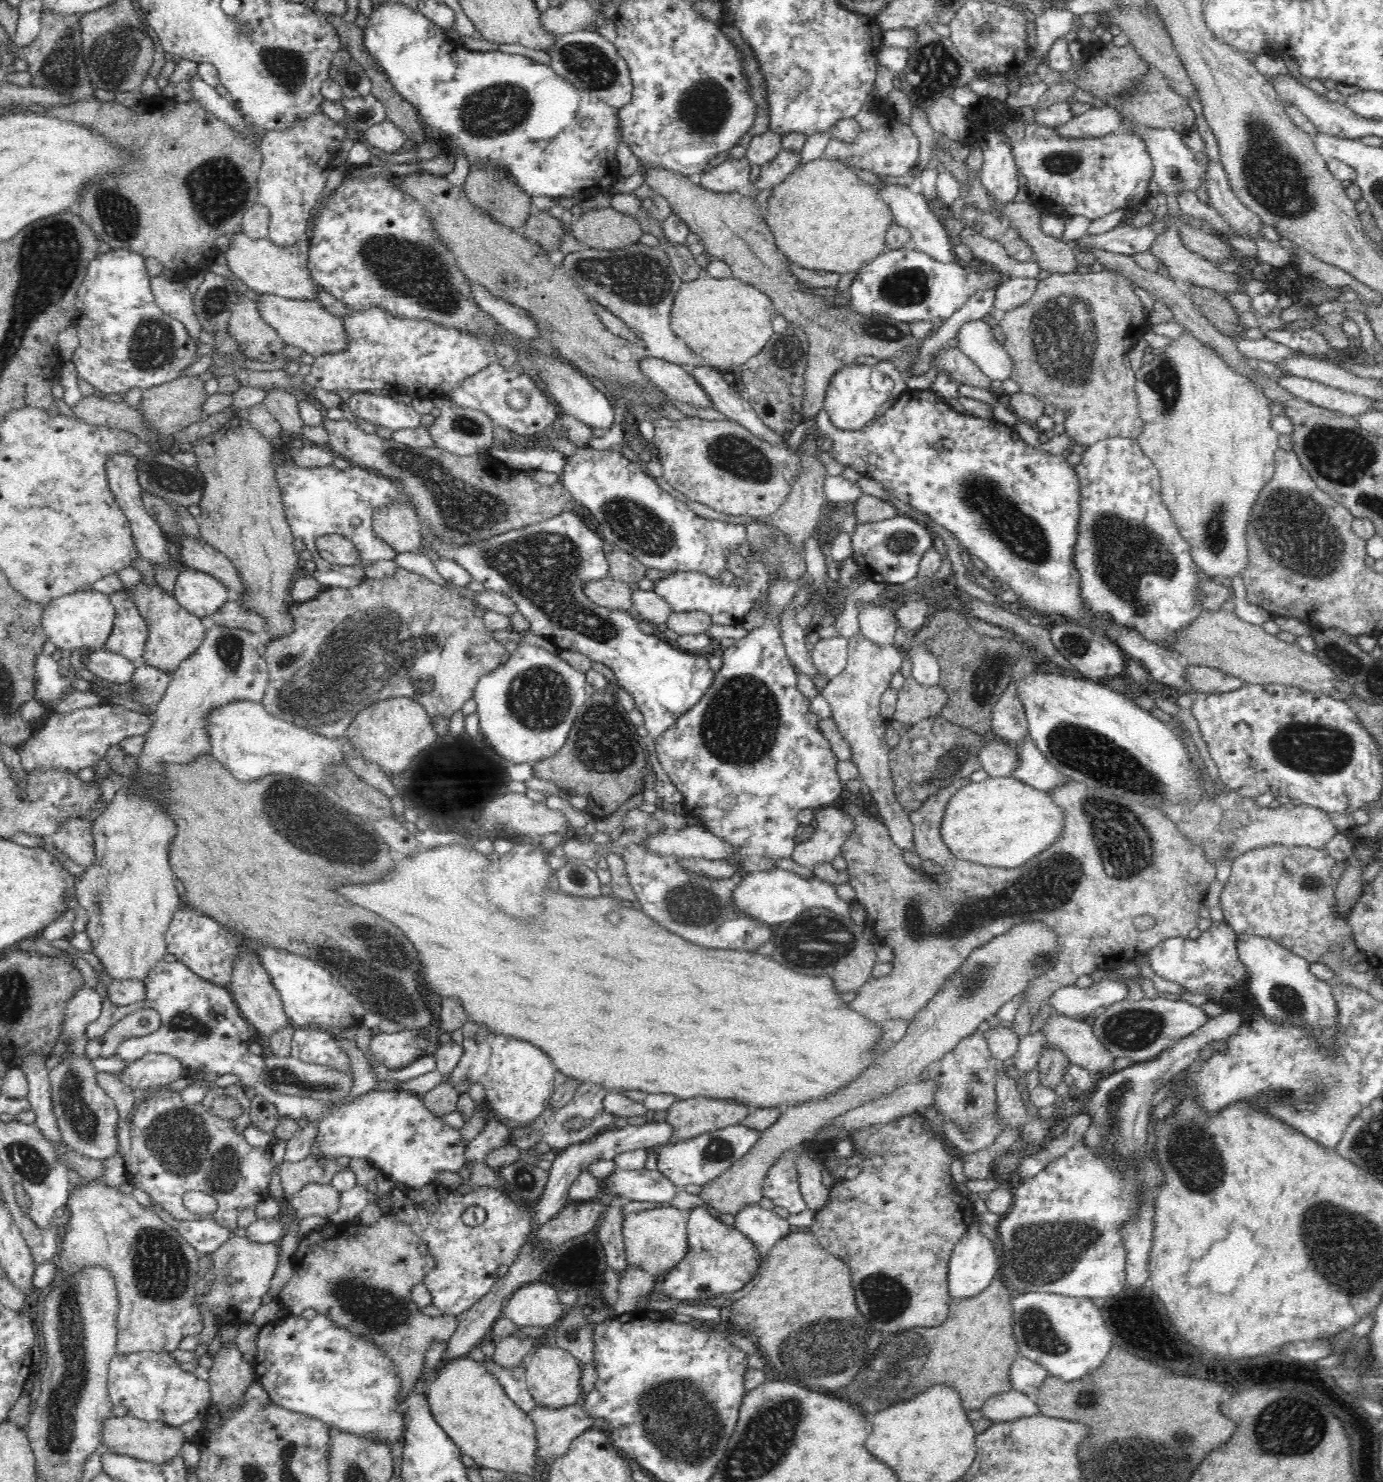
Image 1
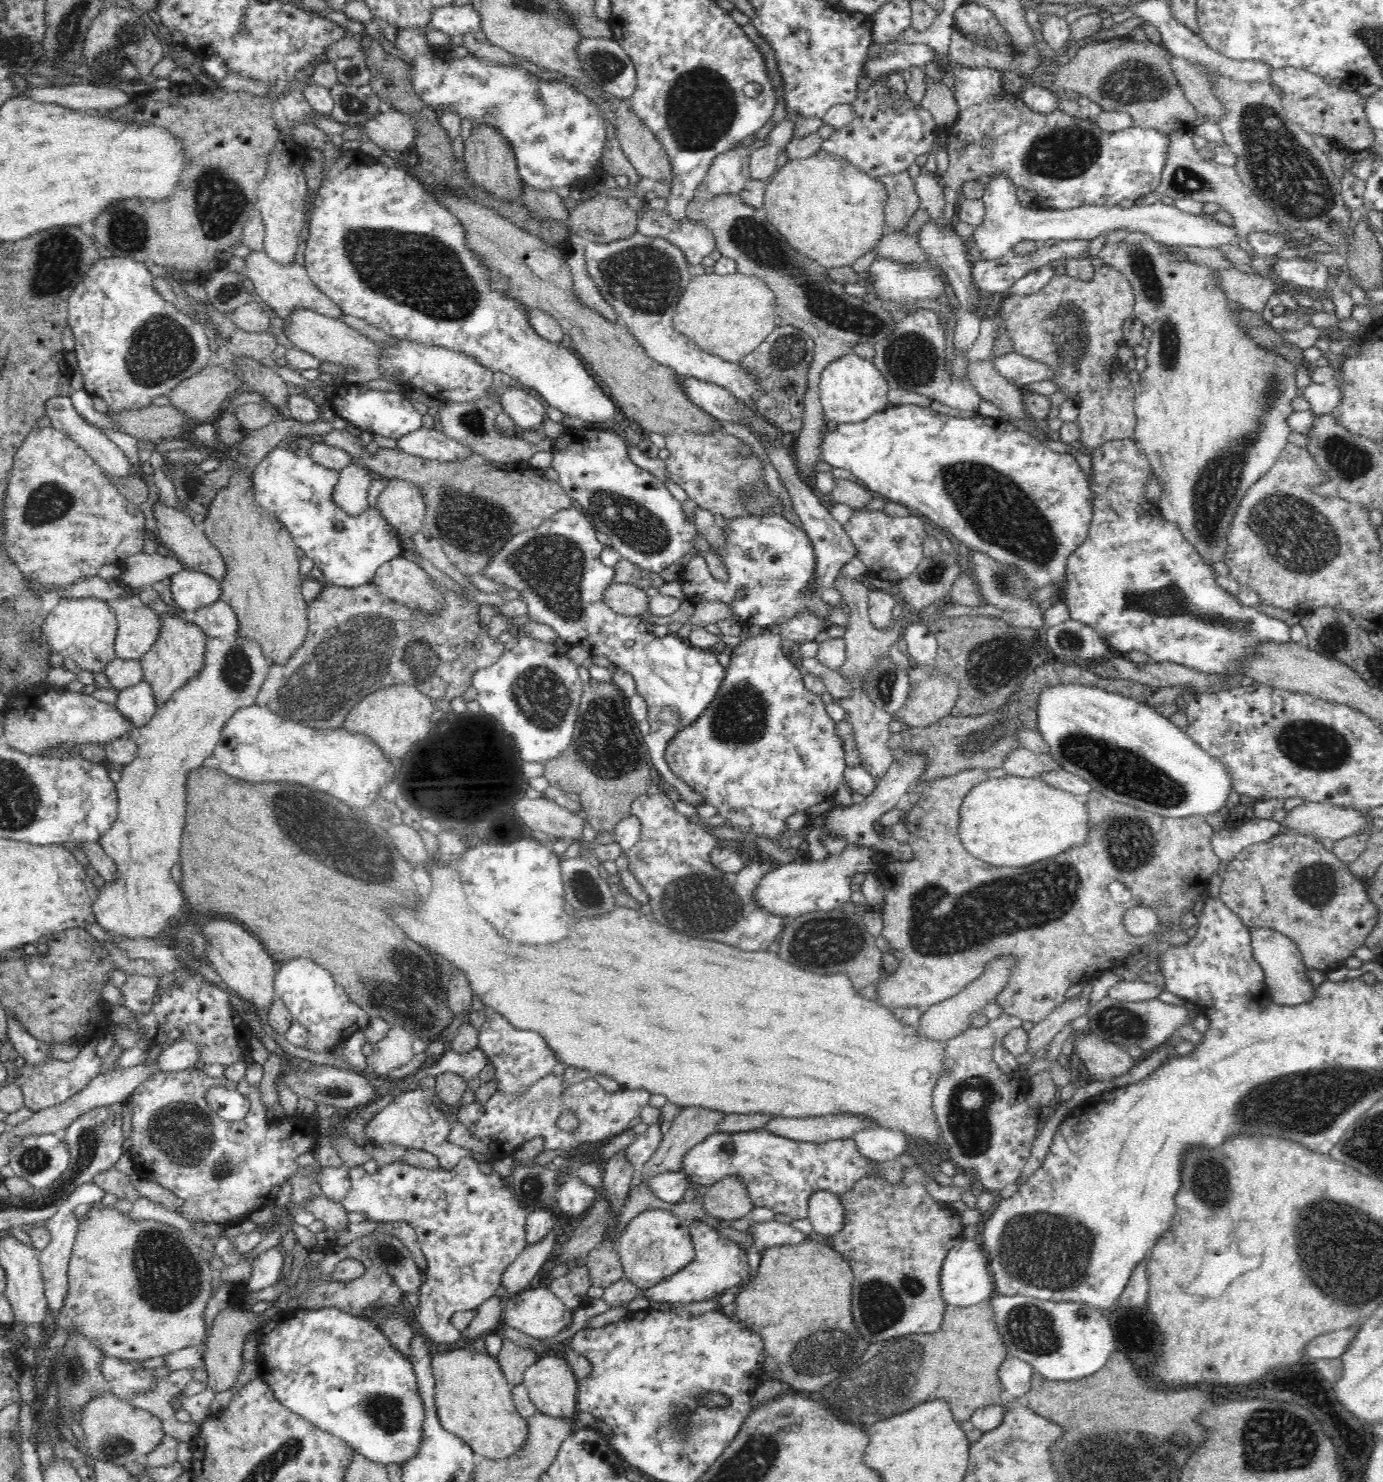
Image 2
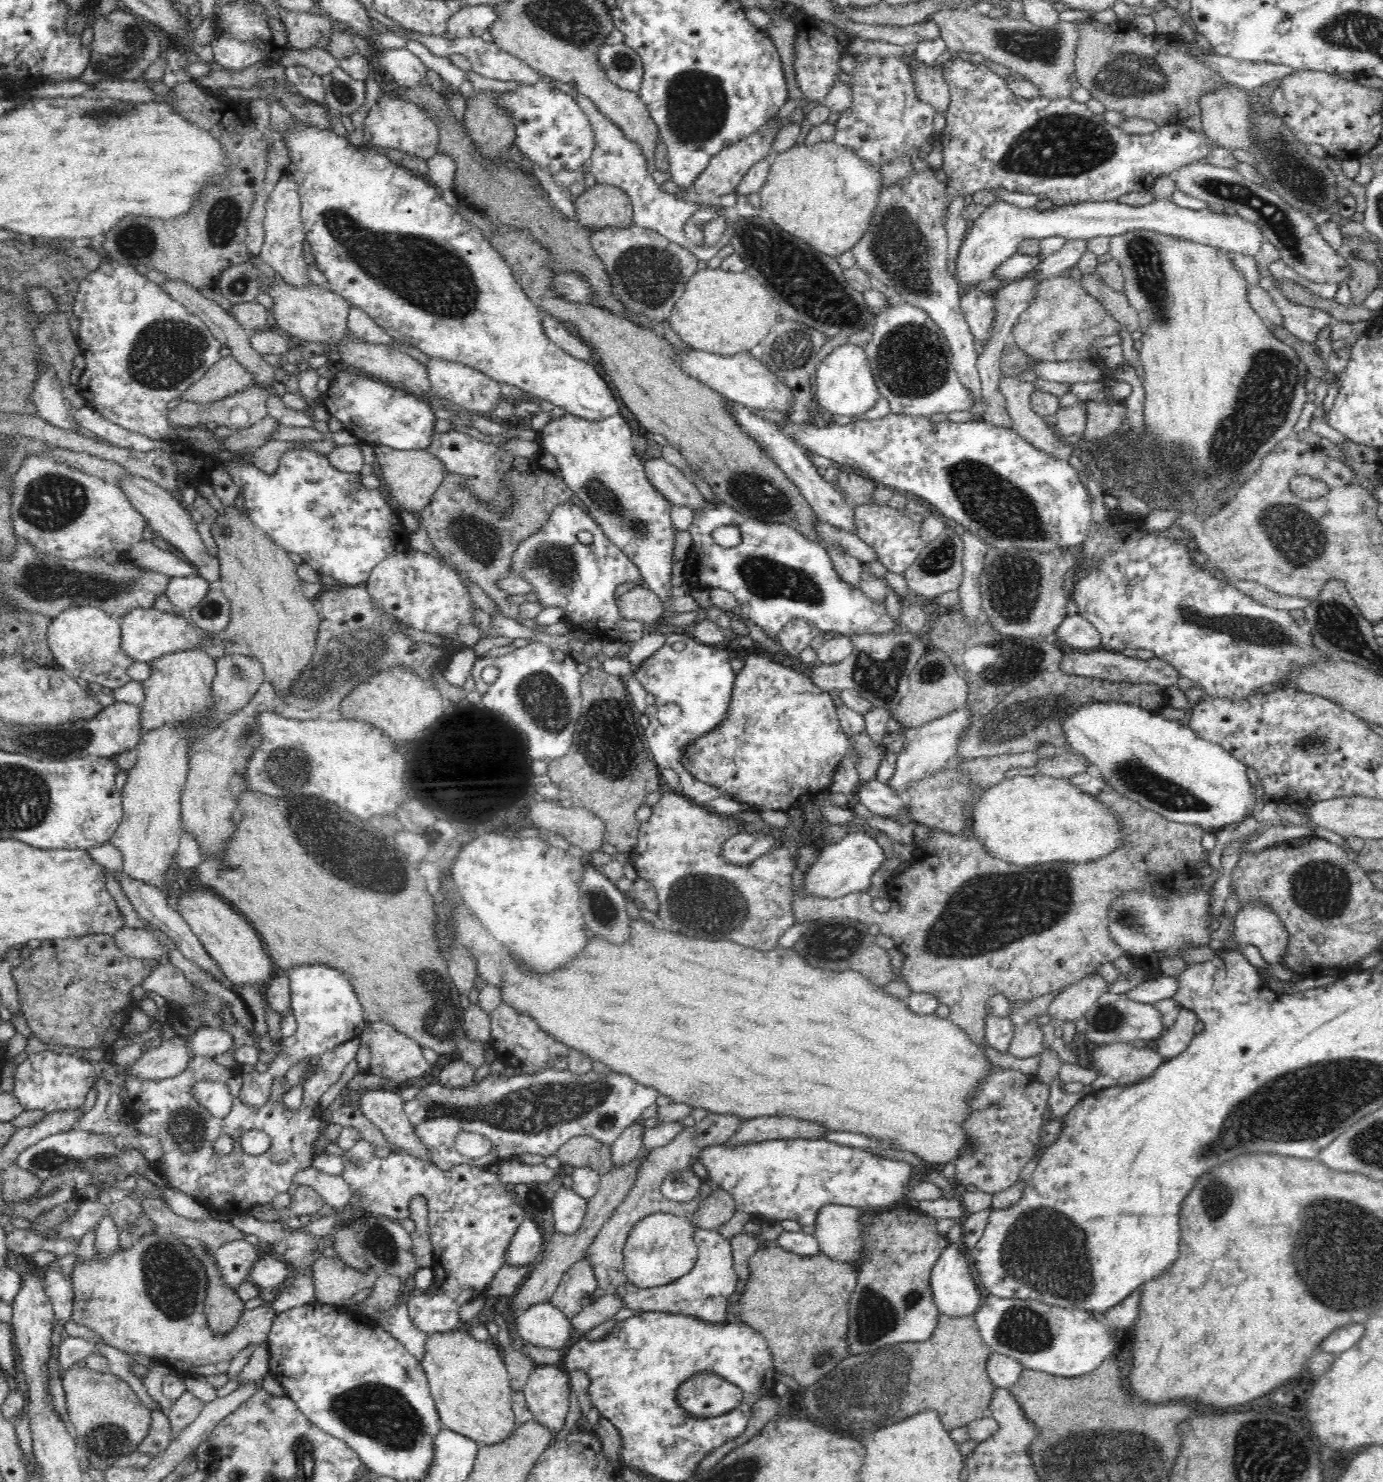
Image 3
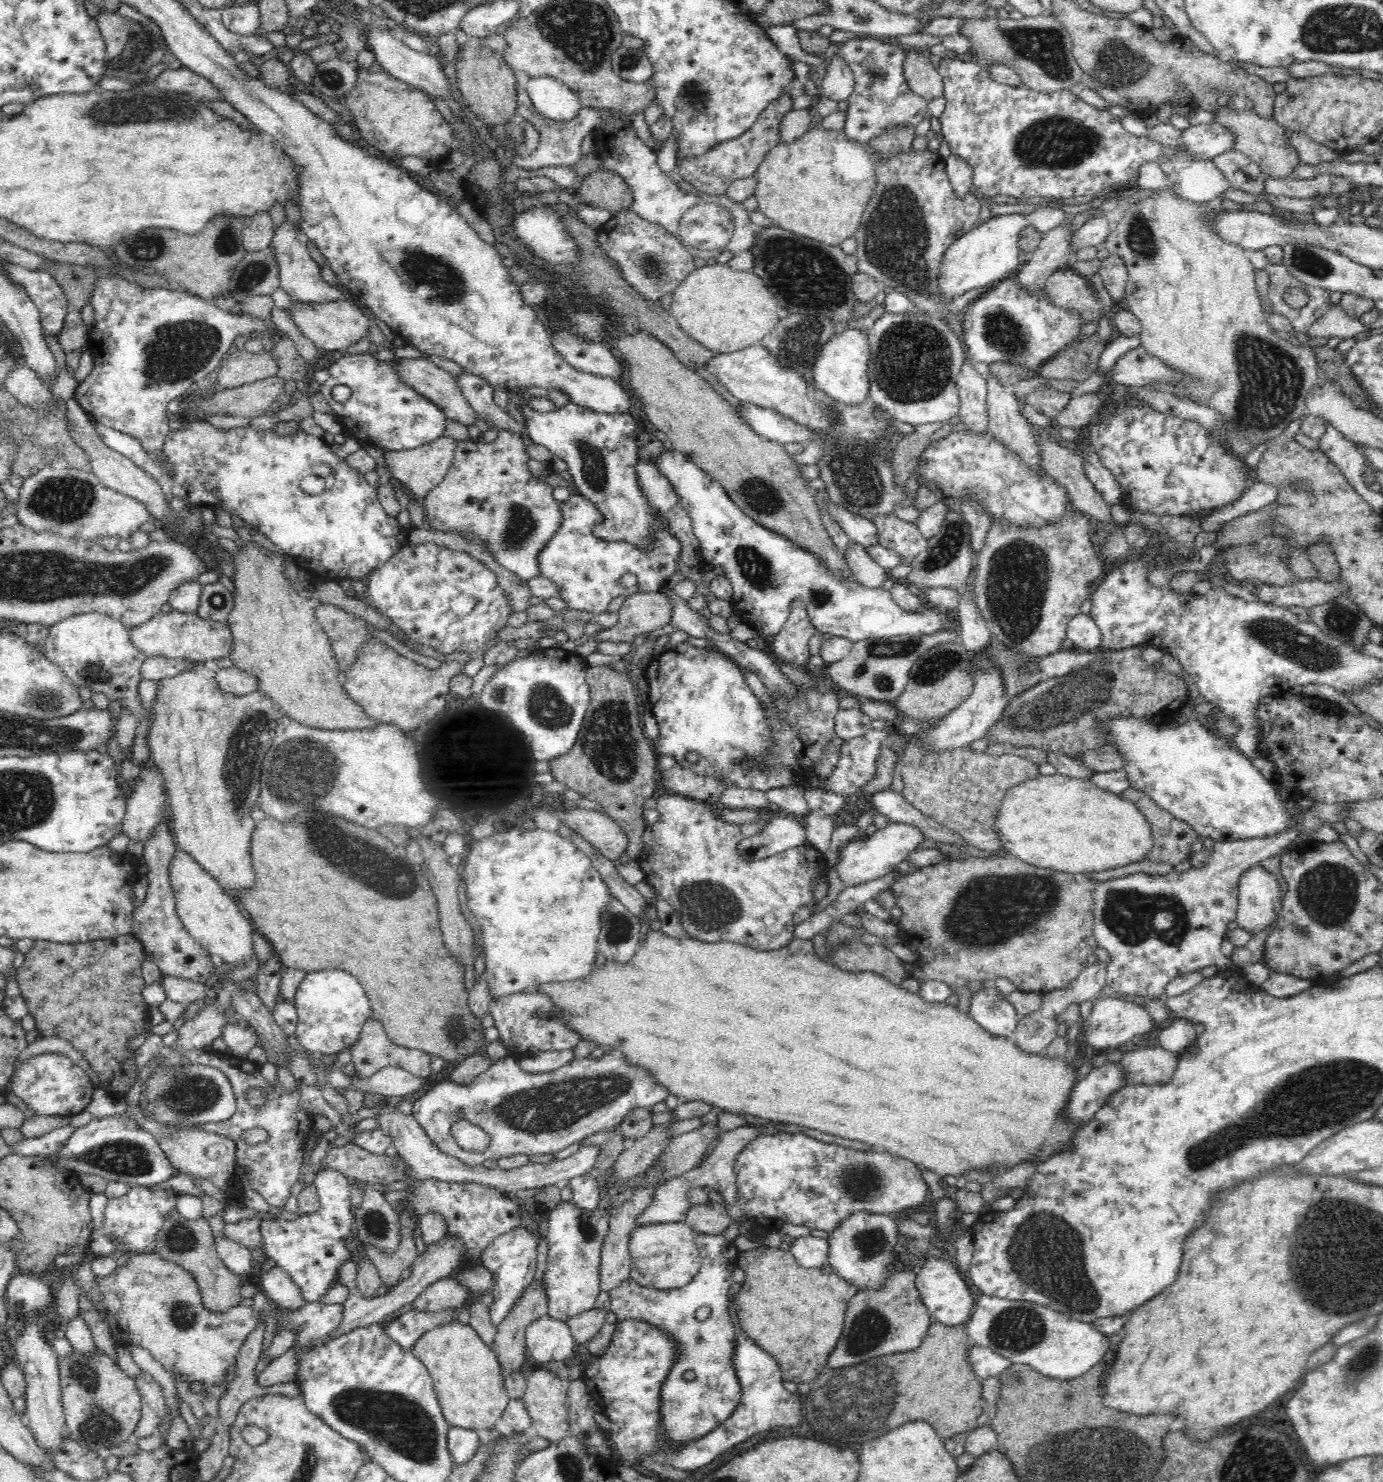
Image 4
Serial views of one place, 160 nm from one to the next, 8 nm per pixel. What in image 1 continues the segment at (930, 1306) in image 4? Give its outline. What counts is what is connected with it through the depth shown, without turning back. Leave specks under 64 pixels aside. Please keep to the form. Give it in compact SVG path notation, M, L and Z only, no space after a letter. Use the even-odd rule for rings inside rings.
M976 1222L970 1223L966 1234L958 1241L949 1258L947 1268L947 1285L950 1299L974 1298L984 1292L998 1274L998 1259L994 1244L986 1238Z

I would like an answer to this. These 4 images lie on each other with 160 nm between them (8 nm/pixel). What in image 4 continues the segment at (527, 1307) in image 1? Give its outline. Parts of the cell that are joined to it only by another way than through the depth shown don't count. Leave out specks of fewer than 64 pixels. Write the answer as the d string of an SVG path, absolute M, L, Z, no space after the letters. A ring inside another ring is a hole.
M550 1315L542 1316L526 1328L528 1352L540 1366L548 1362L568 1362L574 1356L576 1343L565 1322L554 1320Z

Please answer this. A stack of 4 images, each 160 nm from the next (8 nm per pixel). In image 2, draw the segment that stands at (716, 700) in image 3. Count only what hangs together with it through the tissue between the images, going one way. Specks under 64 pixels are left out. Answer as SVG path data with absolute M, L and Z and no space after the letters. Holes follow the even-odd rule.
M572 505L570 508L554 513L550 520L545 520L536 530L520 532L514 536L495 557L483 575L520 592L523 600L528 604L528 617L533 621L550 626L558 638L566 644L572 646L580 644L592 656L608 655L614 666L632 674L637 694L645 699L649 707L646 719L649 722L650 729L643 740L646 742L646 748L654 768L658 770L669 788L678 790L681 800L695 807L702 806L706 803L706 796L698 793L696 789L686 784L682 777L672 771L672 767L665 757L666 748L670 740L678 735L679 730L684 730L686 726L694 724L706 710L711 708L714 699L717 698L718 692L721 690L727 672L726 667L724 668L718 662L718 655L716 656L714 652L708 652L708 649L694 646L676 634L669 633L658 638L654 634L641 633L638 630L638 624L642 618L628 617L613 612L612 607L605 601L605 593L611 588L617 569L602 564L601 553L607 546L598 541L596 533L597 530L591 523L591 519L586 518L585 514L580 514L580 510ZM666 706L674 706L680 709L682 718L676 726L668 726L659 721L657 714Z

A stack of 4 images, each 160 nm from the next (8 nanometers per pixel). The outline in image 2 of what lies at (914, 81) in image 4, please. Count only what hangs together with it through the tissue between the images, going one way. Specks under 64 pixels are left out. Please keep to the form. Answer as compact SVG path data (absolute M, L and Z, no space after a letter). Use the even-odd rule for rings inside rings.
M927 82L921 106L930 110L939 129L944 130L958 118L958 104L952 90L943 82Z

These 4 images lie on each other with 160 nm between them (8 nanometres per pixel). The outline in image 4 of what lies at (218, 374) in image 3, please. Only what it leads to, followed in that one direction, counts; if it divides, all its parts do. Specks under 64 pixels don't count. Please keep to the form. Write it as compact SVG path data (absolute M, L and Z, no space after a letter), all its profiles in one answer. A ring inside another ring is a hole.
M265 343L262 352L232 353L219 367L214 386L222 390L253 383L263 378L277 374L277 358L273 355L271 346Z

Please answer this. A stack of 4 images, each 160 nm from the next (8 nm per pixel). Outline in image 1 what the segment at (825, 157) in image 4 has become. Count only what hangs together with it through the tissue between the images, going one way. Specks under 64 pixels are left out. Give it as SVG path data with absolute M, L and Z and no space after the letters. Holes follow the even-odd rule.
M822 157L798 165L772 188L767 198L768 212L764 220L769 224L778 250L792 263L809 269L822 269L840 274L858 272L862 265L874 260L885 250L885 236L894 221L893 213L878 187L859 178L847 164Z

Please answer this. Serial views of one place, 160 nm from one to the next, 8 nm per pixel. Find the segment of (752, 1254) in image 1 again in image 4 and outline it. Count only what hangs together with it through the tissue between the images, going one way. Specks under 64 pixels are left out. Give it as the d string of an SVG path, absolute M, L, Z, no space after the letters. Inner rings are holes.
M699 1234L695 1240L702 1264L698 1274L682 1288L672 1288L672 1290L658 1290L652 1287L642 1286L631 1278L624 1280L620 1286L609 1292L611 1299L611 1310L616 1314L616 1323L624 1320L641 1320L667 1336L675 1346L675 1359L663 1378L662 1388L659 1388L659 1442L663 1442L665 1448L663 1452L676 1452L688 1442L700 1440L708 1436L718 1424L728 1420L730 1415L740 1404L742 1396L742 1385L736 1373L736 1348L738 1348L738 1334L734 1329L734 1324L728 1316L730 1312L730 1287L734 1283L732 1272L738 1268L739 1249L733 1241L728 1241L724 1236L708 1236ZM708 1306L712 1313L707 1319L702 1321L696 1319L696 1312Z

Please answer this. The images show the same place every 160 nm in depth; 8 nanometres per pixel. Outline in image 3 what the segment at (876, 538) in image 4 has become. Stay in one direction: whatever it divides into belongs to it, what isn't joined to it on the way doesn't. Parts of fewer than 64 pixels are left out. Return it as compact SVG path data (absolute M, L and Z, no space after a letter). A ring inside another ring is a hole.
M730 401L732 405L732 413L736 416L738 423L742 425L744 431L748 431L762 447L764 451L778 463L778 466L794 481L804 498L810 503L817 517L821 522L831 524L848 534L856 536L858 534L858 525L856 525L856 515L854 515L854 507L849 506L843 496L831 485L826 479L818 474L817 467L814 466L809 457L804 453L804 449L796 444L791 438L779 431L776 423L759 416L754 409L750 409L742 404Z

